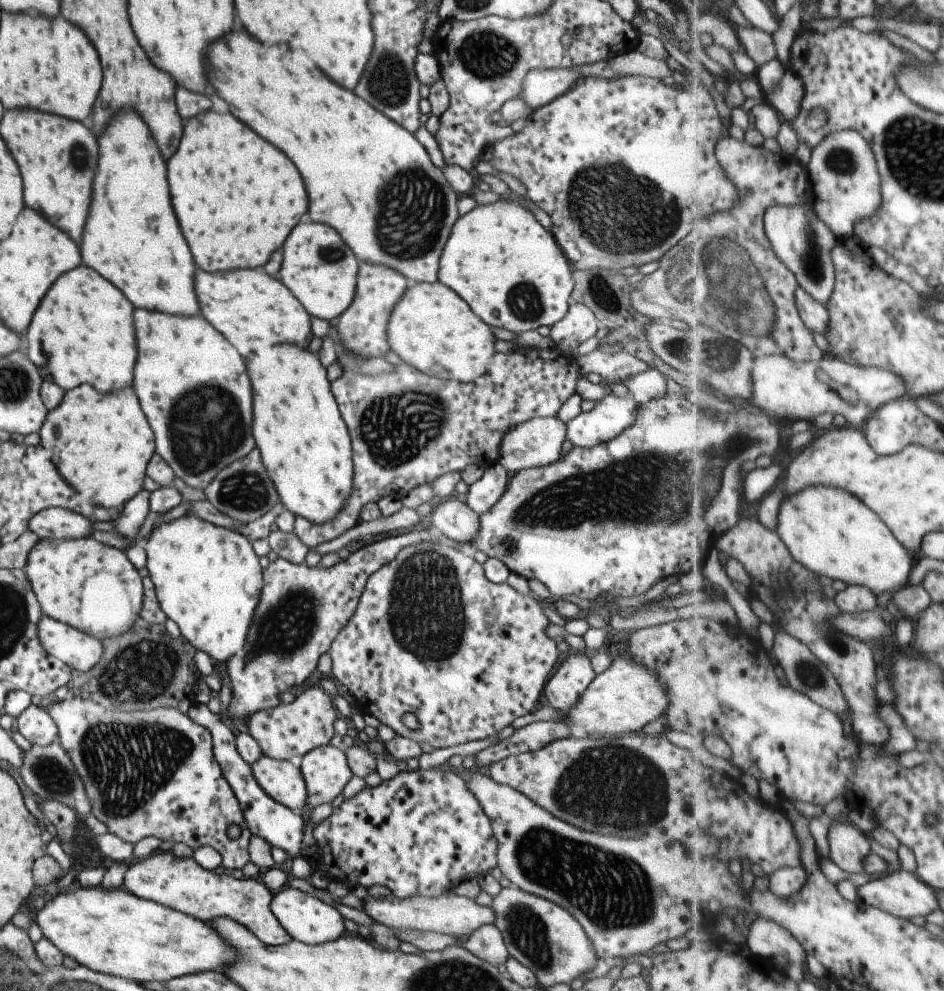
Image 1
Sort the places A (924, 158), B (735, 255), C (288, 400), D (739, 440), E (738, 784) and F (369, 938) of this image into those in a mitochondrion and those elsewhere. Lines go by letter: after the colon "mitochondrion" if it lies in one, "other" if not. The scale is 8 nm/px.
A: mitochondrion
B: mitochondrion
C: other
D: mitochondrion
E: other
F: other

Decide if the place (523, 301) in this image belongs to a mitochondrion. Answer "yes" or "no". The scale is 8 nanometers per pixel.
yes

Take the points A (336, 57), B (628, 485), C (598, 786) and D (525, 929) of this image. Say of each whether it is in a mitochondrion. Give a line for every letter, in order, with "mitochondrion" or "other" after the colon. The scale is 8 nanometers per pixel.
A: other
B: mitochondrion
C: mitochondrion
D: mitochondrion

